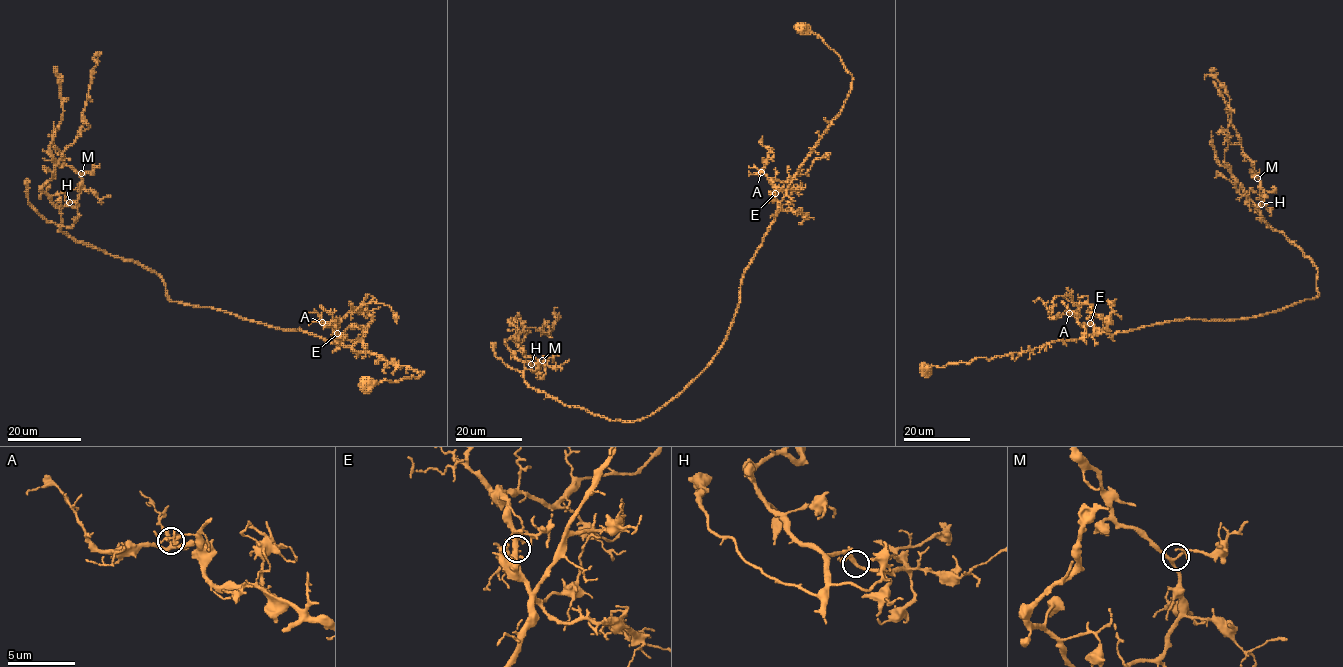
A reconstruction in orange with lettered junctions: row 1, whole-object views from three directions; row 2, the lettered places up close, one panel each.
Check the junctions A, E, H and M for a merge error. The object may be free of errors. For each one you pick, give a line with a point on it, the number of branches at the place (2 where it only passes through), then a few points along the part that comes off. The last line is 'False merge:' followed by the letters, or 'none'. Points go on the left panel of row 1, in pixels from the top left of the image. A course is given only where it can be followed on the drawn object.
False merge: none

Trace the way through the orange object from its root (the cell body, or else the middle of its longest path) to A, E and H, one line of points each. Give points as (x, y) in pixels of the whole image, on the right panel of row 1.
A: (924, 369), (970, 363), (978, 358), (990, 360), (1101, 332), (1091, 324), (1081, 324), (1077, 316), (1069, 313)
E: (924, 369), (970, 363), (978, 358), (990, 360), (1050, 342), (1097, 335), (1101, 331), (1090, 323)
H: (924, 369), (990, 360), (1050, 342), (1182, 319), (1246, 319), (1316, 298), (1317, 269), (1266, 223), (1261, 204)

